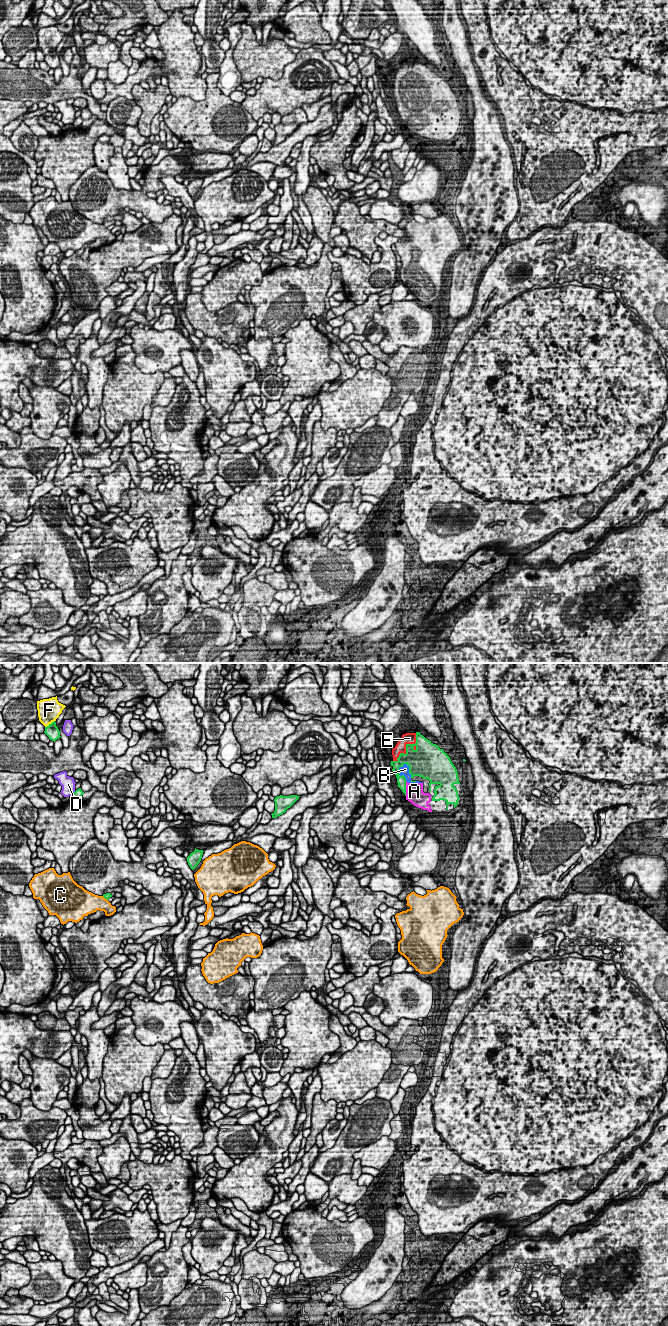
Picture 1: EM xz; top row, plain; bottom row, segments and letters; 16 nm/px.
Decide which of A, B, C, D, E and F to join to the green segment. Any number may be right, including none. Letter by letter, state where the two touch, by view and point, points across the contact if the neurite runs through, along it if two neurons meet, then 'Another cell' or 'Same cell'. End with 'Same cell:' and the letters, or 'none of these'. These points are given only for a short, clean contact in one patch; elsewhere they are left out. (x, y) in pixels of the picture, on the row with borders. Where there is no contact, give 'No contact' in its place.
A: Touches green at xz (405, 788). Same cell
B: Touches green at xz (400, 772). Same cell
C: Touches green at xz (105, 898). Another cell
D: Touches green at xz (74, 793). Another cell
E: Touches green at xz (406, 746). Same cell
F: Touches green at xz (49, 724). Boundary: xz (54, 720), (45, 727). Another cell
Same cell: A, B, E

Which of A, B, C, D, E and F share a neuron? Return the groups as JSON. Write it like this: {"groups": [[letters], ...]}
{"groups": [["A", "B", "E"], ["C"], ["D"], ["F"]]}

